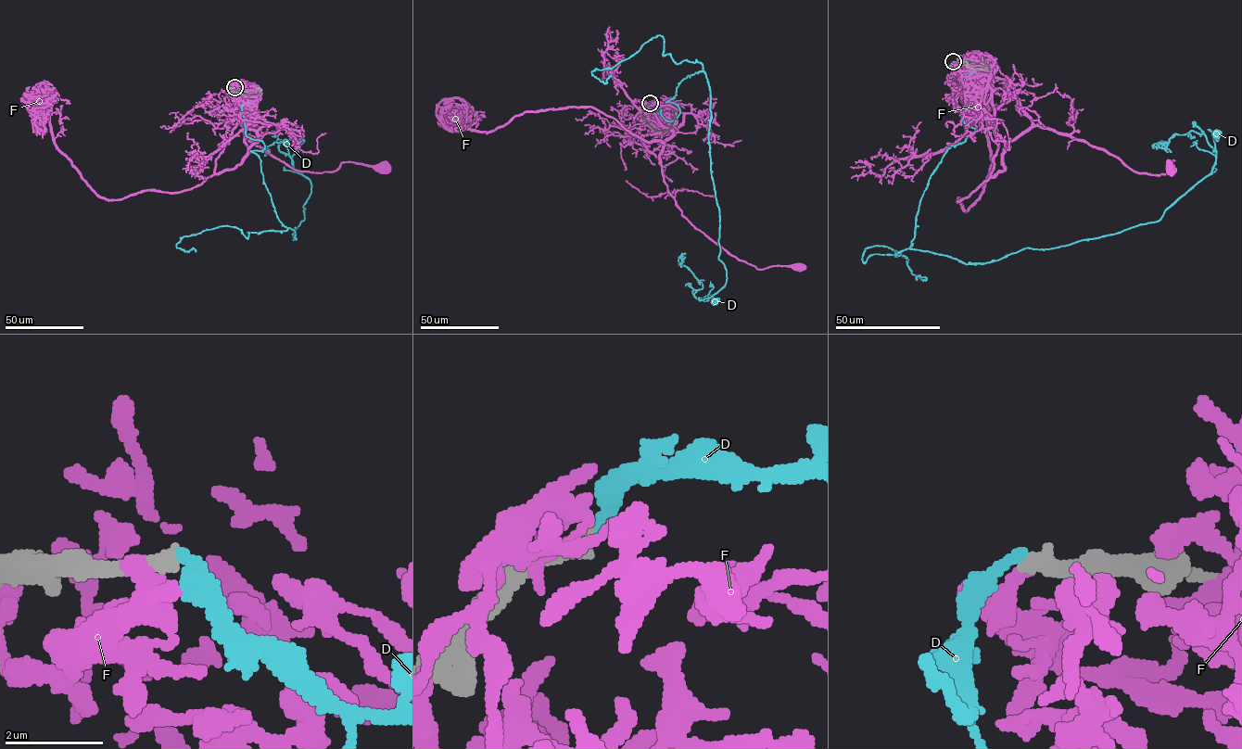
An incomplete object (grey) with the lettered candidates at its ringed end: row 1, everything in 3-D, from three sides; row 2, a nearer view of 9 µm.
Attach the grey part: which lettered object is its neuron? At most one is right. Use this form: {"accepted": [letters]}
{"accepted": ["D"]}

